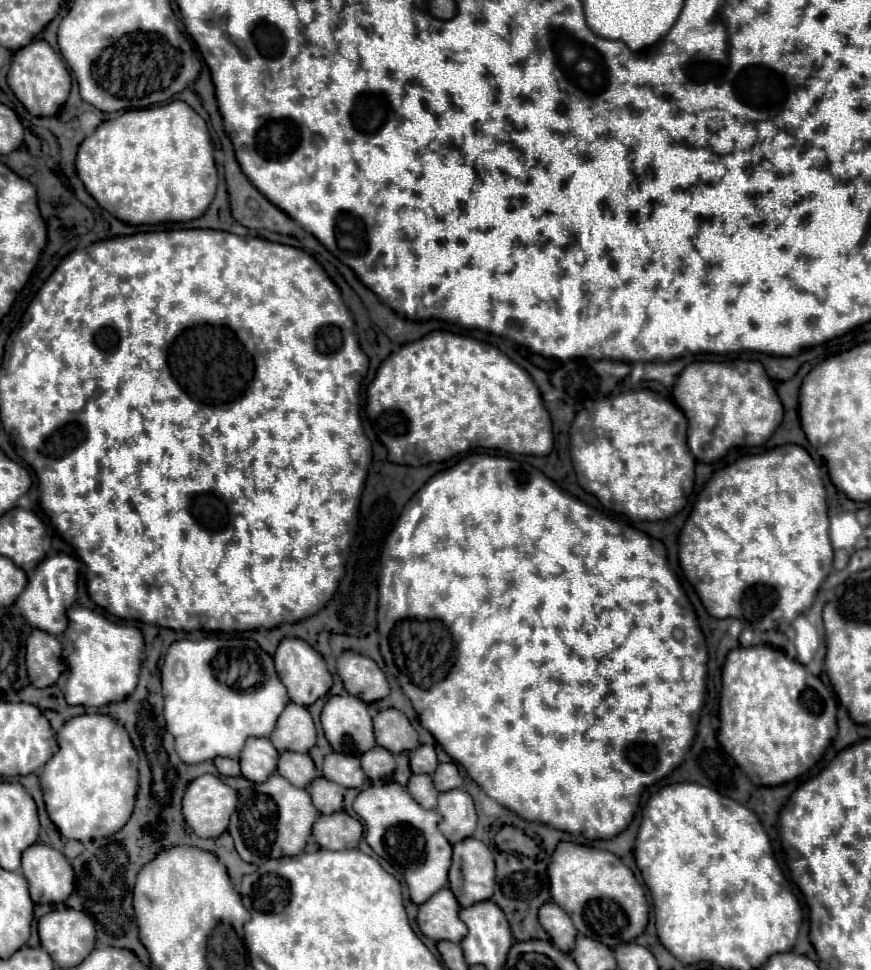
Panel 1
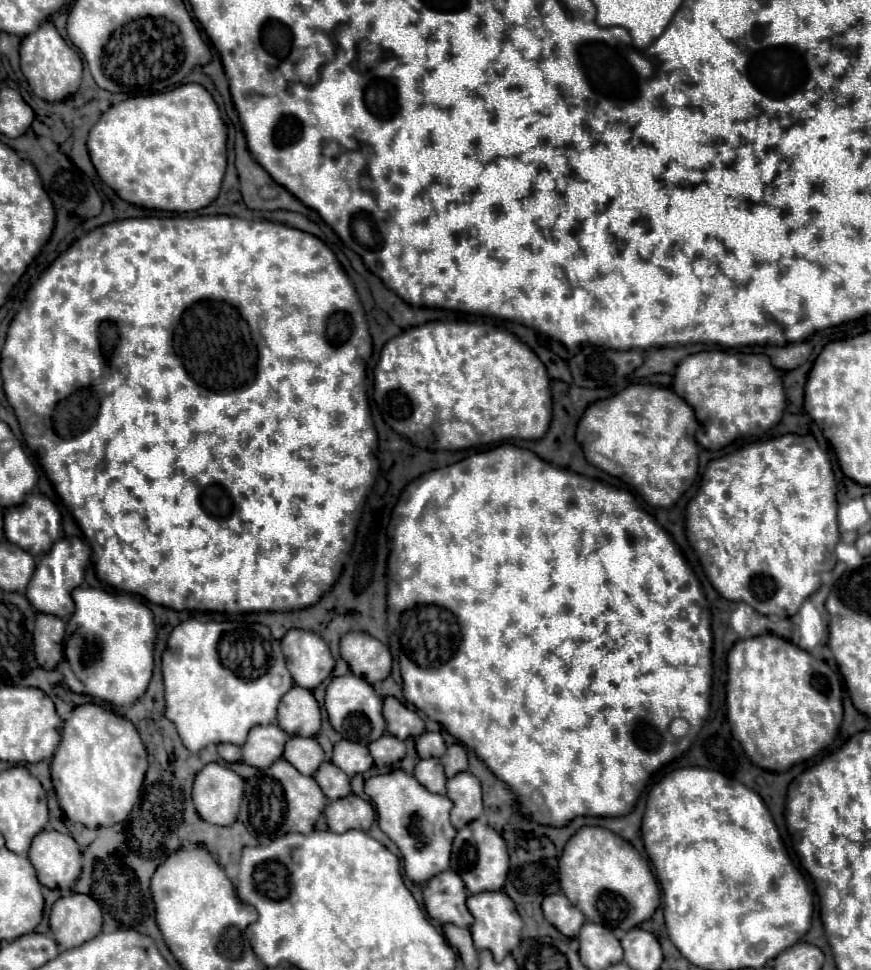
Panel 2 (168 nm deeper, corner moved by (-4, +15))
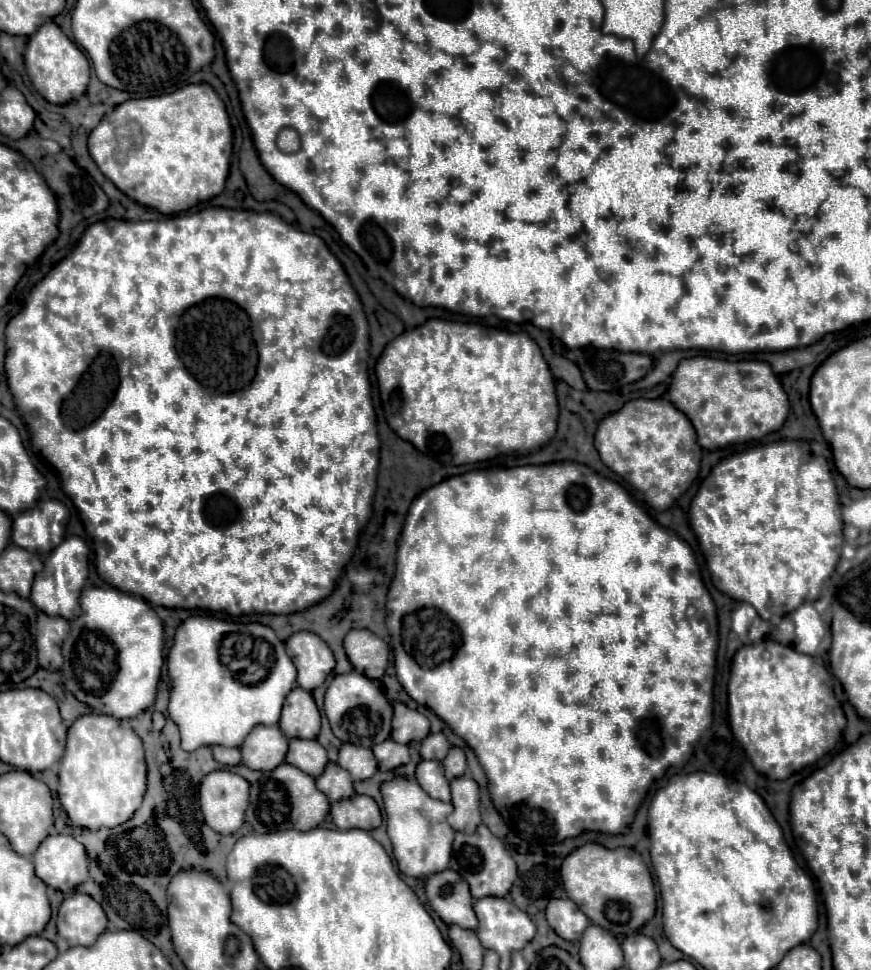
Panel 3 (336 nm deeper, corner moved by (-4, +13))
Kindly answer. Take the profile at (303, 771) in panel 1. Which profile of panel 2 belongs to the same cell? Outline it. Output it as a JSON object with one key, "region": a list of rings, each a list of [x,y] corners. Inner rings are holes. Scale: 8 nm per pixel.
{"region":[[[291,736],[285,744],[283,758],[289,764],[293,764],[299,772],[303,772],[305,776],[313,776],[317,772],[319,764],[325,760],[325,752],[315,738]]]}

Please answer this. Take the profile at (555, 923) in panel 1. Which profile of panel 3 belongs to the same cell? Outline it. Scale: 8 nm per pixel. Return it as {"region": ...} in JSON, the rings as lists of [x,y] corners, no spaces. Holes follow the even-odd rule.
{"region":[[[555,898],[547,904],[545,910],[549,926],[569,942],[577,942],[583,934],[583,930],[589,926],[589,918],[571,902],[569,898]]]}

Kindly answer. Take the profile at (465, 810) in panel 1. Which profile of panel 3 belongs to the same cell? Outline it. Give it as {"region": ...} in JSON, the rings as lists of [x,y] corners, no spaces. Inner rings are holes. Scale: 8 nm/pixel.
{"region":[[[459,776],[451,780],[451,792],[453,792],[453,806],[455,810],[447,818],[449,826],[453,830],[473,834],[475,828],[481,824],[481,812],[479,812],[479,786],[469,776]]]}

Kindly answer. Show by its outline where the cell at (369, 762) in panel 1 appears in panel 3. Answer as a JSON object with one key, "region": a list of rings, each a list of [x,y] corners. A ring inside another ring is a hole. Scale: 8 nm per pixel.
{"region":[[[395,740],[381,742],[379,746],[373,746],[373,754],[379,762],[379,770],[393,770],[397,766],[403,766],[409,762],[409,750],[403,744],[397,744]]]}

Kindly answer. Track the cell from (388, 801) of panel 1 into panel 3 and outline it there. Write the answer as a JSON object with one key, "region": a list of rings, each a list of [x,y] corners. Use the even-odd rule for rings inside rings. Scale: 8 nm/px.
{"region":[[[393,778],[389,782],[383,782],[381,796],[387,814],[387,834],[391,838],[393,856],[399,870],[405,876],[413,878],[425,878],[437,874],[439,870],[447,870],[455,836],[455,830],[447,826],[447,816],[451,814],[453,806],[449,802],[431,798],[415,780],[409,778]]]}

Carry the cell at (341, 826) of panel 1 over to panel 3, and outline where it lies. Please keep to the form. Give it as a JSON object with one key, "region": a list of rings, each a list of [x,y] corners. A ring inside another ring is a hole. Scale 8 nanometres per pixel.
{"region":[[[355,794],[351,798],[331,804],[331,820],[339,830],[373,830],[381,824],[381,812],[373,798]]]}

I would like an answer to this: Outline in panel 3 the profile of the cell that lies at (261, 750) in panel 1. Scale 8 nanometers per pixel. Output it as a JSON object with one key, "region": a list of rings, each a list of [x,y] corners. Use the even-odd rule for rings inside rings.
{"region":[[[255,726],[241,746],[243,764],[251,770],[271,772],[285,760],[287,742],[279,726]]]}

